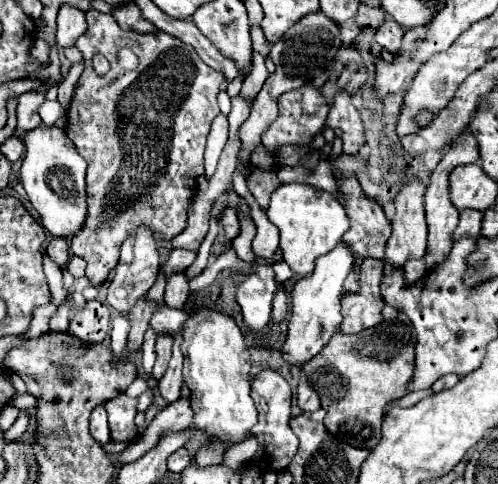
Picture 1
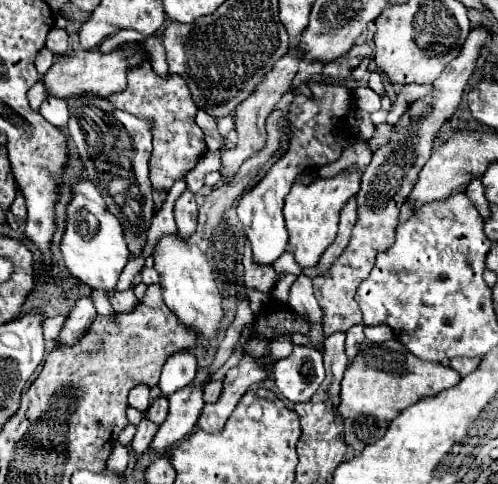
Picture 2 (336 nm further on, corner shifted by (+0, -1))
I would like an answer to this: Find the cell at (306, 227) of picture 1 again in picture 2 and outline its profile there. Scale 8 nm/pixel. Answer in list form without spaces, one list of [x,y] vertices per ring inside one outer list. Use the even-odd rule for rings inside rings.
[[[338,174],[328,180],[320,178],[308,186],[302,182],[294,182],[292,190],[284,200],[284,220],[286,230],[290,234],[290,250],[294,252],[294,258],[302,268],[314,266],[320,260],[322,252],[334,242],[338,232],[338,214],[344,202],[350,196],[354,196],[358,188],[360,188],[358,176],[346,176],[346,174]]]

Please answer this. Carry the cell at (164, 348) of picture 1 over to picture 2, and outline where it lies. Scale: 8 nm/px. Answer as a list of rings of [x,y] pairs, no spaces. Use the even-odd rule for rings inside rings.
[[[162,394],[162,396],[158,396],[158,398],[152,400],[150,408],[146,410],[146,416],[148,416],[152,422],[160,424],[160,422],[164,422],[166,414],[168,414],[168,398]]]

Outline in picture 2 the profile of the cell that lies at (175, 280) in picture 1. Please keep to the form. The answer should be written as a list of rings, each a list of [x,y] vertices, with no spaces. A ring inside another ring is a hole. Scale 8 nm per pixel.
[[[186,190],[176,200],[174,218],[176,218],[176,226],[178,226],[178,236],[188,240],[196,232],[196,224],[198,224],[198,206],[196,206],[196,198],[192,196],[192,192]]]

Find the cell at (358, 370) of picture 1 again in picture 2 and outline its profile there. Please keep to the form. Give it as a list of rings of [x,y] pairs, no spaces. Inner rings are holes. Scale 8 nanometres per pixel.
[[[396,338],[374,344],[366,340],[362,348],[368,348],[368,358],[360,352],[346,368],[340,392],[340,416],[344,418],[344,438],[346,444],[356,452],[362,452],[366,444],[376,442],[384,436],[388,422],[400,414],[406,406],[412,406],[422,396],[434,396],[442,388],[450,388],[460,382],[460,374],[448,366],[436,362],[424,362],[408,352],[404,344]]]

